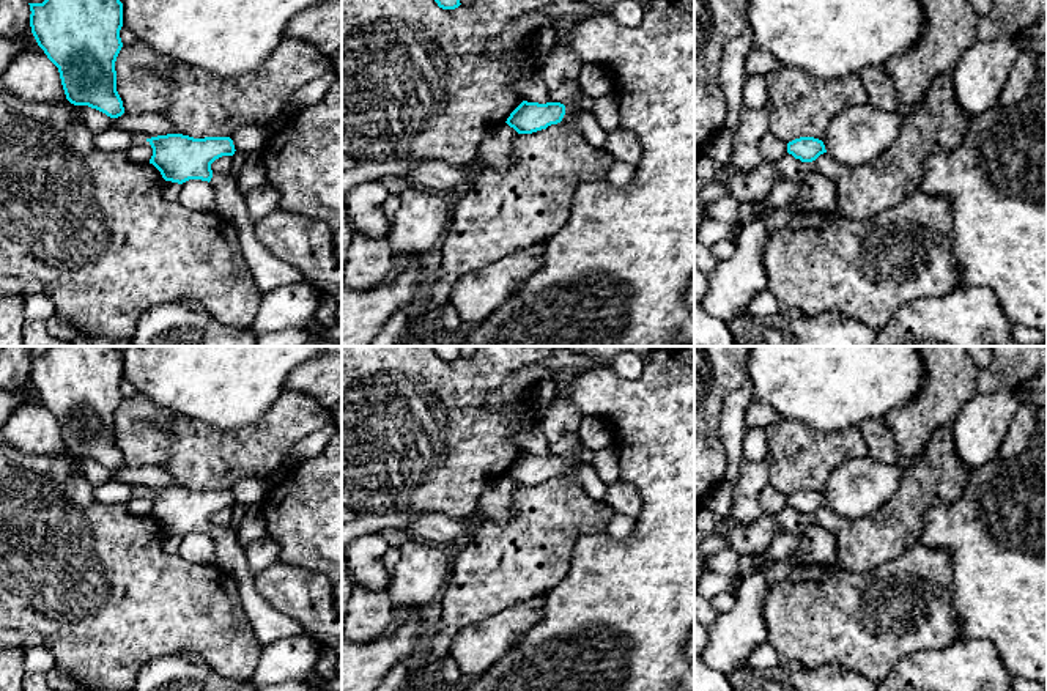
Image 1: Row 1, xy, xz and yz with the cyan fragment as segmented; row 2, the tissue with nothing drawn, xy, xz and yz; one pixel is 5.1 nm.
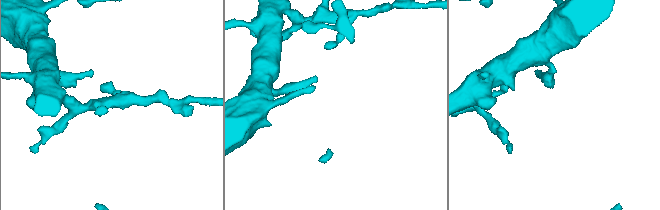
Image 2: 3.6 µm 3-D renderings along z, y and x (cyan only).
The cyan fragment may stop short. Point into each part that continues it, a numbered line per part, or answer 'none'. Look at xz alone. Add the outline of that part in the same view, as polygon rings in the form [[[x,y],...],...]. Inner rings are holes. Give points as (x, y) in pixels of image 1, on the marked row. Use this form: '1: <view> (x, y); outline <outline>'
1: xz (583, 120); outline [[[565,107],[564,123],[572,123],[575,129],[598,150],[605,148],[606,131],[597,123],[595,116],[584,109]]]

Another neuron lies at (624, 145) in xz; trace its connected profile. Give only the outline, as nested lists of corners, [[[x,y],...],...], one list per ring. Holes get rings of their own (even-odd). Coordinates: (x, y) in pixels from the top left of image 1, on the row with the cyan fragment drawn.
[[[619,124],[617,129],[606,132],[605,151],[608,151],[614,161],[639,165],[642,156],[642,145],[638,135]]]

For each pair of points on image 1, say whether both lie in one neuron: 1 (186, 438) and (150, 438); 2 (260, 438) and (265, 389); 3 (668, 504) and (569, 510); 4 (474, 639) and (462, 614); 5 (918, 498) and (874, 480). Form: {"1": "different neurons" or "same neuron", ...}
{"1": "different neurons", "2": "different neurons", "3": "different neurons", "4": "different neurons", "5": "different neurons"}

